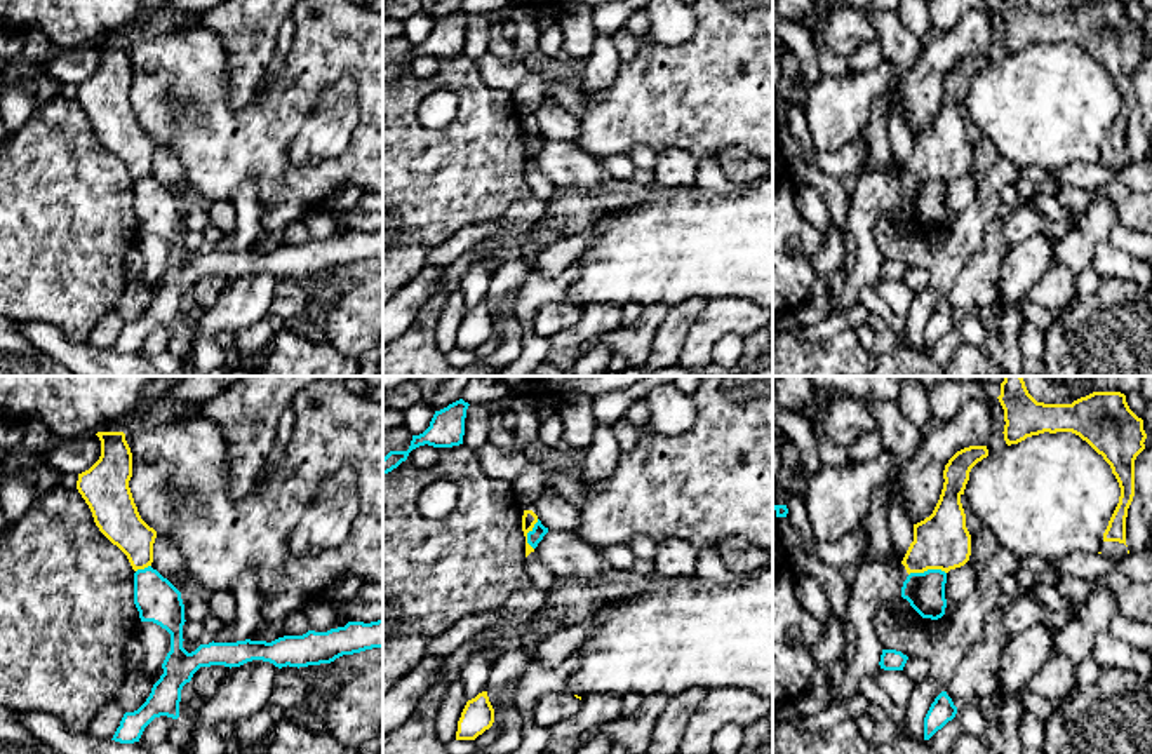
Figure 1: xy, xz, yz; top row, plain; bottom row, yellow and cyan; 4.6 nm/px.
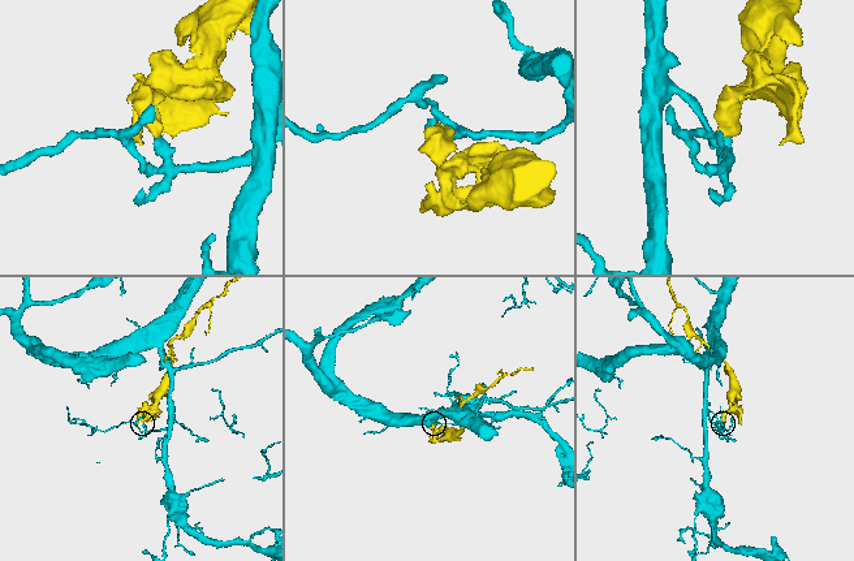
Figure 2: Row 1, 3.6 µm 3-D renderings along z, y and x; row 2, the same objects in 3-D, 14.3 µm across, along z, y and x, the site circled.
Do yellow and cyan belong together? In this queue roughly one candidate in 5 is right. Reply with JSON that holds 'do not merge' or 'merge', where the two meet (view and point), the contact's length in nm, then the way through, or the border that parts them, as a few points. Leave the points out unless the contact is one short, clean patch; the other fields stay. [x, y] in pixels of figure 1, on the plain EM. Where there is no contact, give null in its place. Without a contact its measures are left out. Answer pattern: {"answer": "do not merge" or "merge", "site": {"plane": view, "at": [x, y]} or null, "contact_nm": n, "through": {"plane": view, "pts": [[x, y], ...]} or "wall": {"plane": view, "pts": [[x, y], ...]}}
{"answer": "do not merge", "site": {"plane": "yz", "at": [926, 180]}, "contact_nm": 180, "wall": {"plane": "yz", "pts": [[945, 181], [924, 180], [909, 185]]}}

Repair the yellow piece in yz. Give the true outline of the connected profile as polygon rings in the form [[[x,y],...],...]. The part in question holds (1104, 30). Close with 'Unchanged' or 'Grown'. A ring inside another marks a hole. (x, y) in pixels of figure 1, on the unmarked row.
[[[1001,0],[997,9],[1004,19],[1006,35],[1002,44],[1008,56],[1044,42],[1072,42],[1086,50],[1110,75],[1119,92],[1121,106],[1103,143],[1103,153],[1098,164],[1121,172],[1129,164],[1126,155],[1126,127],[1135,106],[1135,70],[1145,59],[1143,52],[1147,49],[1143,30],[1129,19],[1126,5],[1121,2],[1093,2],[1072,14],[1044,14],[1037,12],[1028,0]]]. Grown

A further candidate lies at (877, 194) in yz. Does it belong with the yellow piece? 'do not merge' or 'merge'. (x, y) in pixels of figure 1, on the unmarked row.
do not merge

